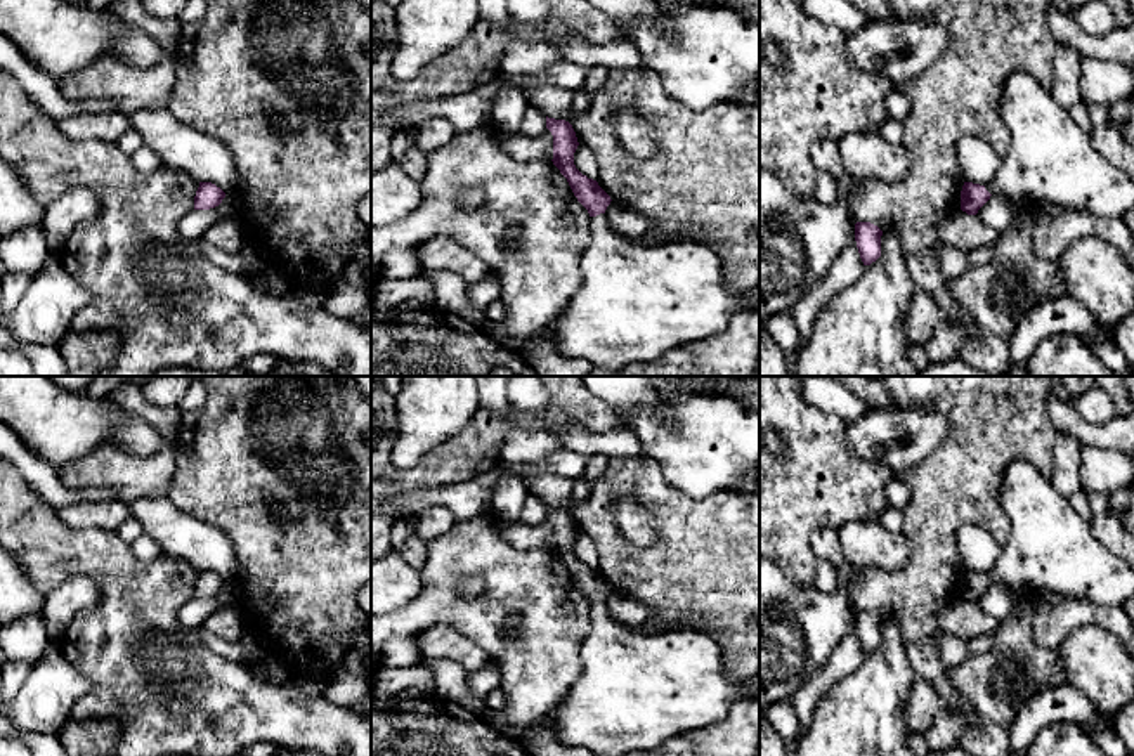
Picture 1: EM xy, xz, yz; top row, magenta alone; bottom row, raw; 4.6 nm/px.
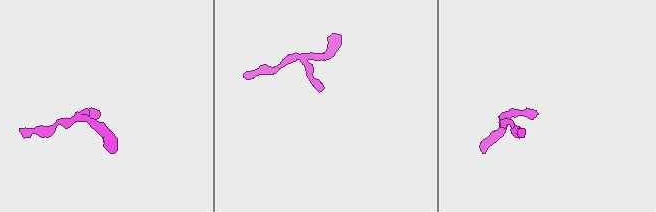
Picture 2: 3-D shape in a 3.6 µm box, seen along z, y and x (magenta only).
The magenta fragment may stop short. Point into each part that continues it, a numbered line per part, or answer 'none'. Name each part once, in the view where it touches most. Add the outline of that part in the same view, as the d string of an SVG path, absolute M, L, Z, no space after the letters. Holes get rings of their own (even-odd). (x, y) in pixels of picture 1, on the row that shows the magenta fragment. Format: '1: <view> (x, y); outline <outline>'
1: xz (635, 302); outline M605 213L590 217L590 229L591 241L581 258L581 284L560 316L543 329L567 359L584 359L593 366L621 371L633 362L650 362L681 345L716 336L727 329L733 312L759 307L759 290L735 293L725 286L721 258L707 244L676 239L643 246L619 234Z

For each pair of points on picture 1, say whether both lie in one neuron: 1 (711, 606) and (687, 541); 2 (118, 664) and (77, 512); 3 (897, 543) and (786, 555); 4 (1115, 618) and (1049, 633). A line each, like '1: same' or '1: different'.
1: same
2: different
3: different
4: same

